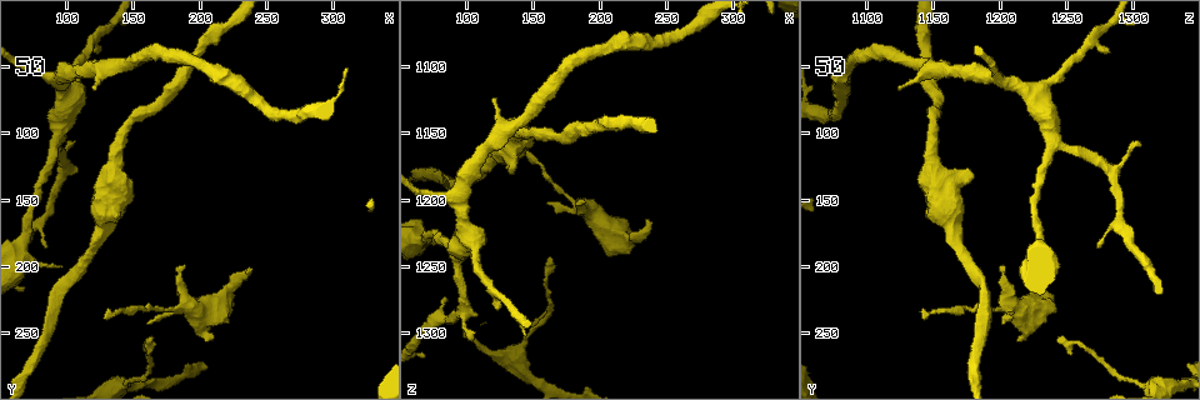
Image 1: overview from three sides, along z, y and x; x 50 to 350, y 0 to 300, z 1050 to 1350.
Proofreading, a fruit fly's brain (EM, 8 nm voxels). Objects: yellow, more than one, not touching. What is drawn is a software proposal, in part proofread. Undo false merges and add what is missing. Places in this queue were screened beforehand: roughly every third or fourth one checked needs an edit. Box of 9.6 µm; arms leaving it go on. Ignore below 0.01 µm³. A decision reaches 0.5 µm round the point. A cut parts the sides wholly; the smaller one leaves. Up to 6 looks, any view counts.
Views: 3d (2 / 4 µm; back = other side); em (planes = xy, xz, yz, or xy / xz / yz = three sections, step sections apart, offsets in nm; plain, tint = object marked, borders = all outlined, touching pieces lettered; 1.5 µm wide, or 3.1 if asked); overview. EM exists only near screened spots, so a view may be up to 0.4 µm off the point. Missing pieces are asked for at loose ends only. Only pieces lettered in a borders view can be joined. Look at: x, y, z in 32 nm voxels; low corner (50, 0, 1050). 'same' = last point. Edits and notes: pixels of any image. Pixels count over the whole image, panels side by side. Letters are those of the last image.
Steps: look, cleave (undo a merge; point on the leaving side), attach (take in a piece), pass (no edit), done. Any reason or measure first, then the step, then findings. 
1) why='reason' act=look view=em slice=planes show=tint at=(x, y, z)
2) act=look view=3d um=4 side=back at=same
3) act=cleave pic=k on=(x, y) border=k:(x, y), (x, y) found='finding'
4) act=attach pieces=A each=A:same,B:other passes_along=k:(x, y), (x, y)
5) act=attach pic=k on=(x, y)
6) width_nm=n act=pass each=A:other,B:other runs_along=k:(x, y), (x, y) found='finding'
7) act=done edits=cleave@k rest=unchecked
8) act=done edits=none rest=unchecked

why='thin end' act=look view=3d um=2 at=(130, 242, 1142)

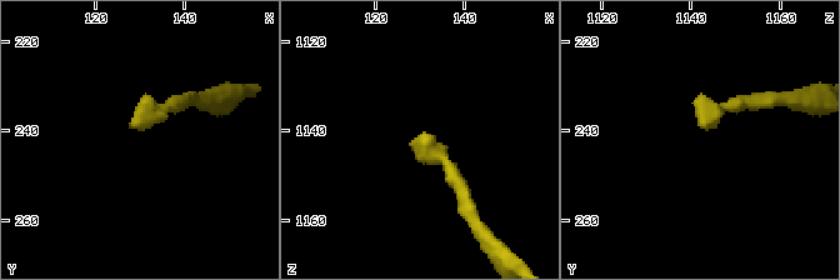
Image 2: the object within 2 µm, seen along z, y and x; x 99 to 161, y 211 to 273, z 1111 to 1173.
why='now the EM' act=look view=em slice=xy step=4 show=borders at=(129, 240, 1142)

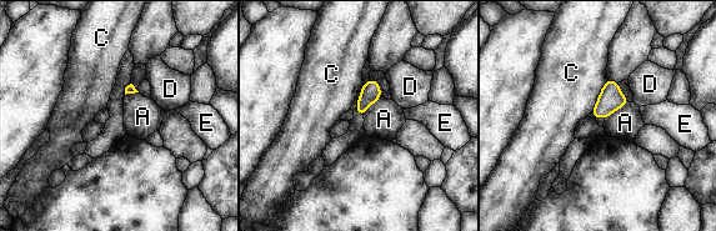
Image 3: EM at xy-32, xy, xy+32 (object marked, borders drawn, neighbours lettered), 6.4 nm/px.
act=look view=em slice=xz step=4 show=borders at=same

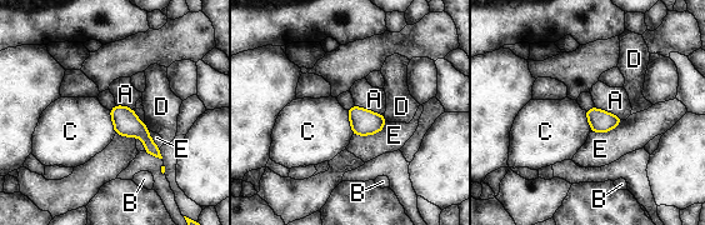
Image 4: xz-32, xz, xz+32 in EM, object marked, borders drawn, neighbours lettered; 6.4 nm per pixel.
width_nm=100 longest_contact=E:240nm act=pass each=A:other,B:other,C:other,D:other,E:other found='no lettered piece goes on from it'

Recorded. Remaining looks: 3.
why='three-way junction' act=look view=em slice=xz step=4 show=tint at=(108, 66, 1232)

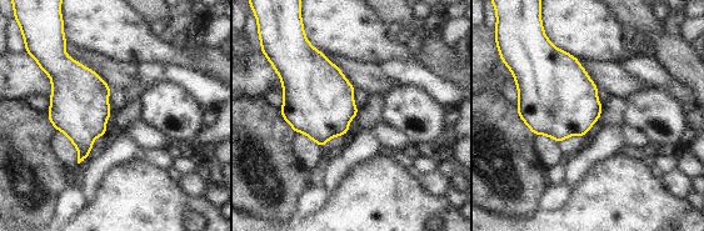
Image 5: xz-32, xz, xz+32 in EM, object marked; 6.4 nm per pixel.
act=look view=em slice=xz step=4 show=borders at=same

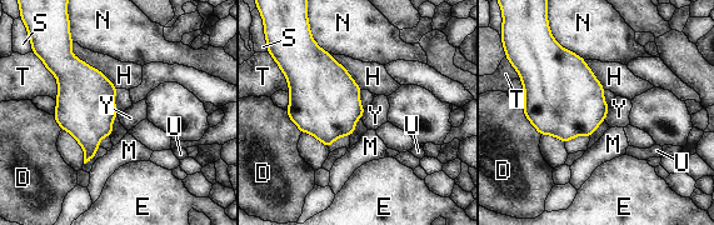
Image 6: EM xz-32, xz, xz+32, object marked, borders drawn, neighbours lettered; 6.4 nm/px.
longest_contact=H:420nm act=pass each=D:other,E:other,H:other,M:other,N:other,S:other,T:other,U:other,Y:other border=6:(116, 89), (115, 110), (118, 114) found='continuous, no second neuron'

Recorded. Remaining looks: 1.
act=done edits=none rest=unchecked

